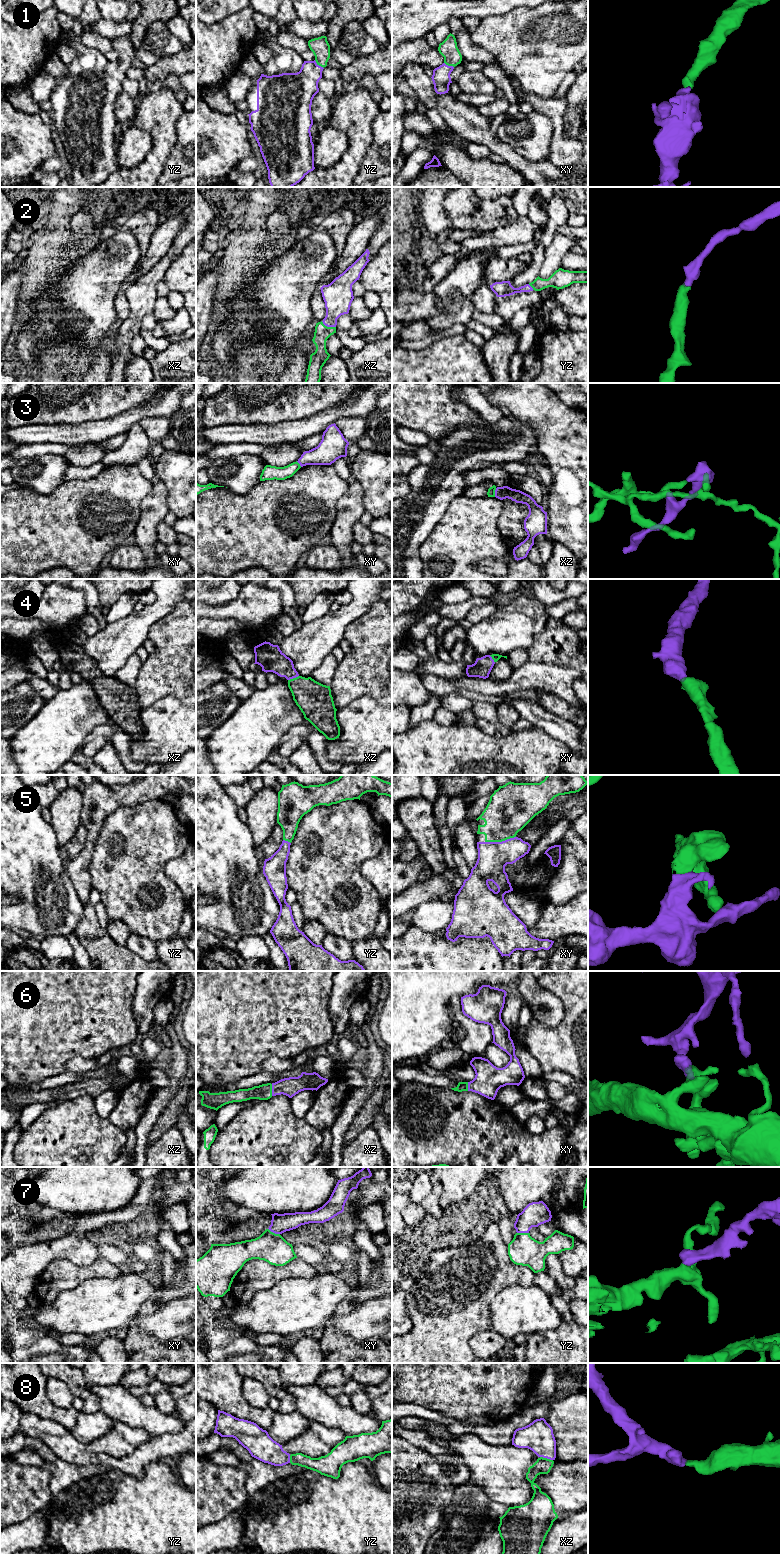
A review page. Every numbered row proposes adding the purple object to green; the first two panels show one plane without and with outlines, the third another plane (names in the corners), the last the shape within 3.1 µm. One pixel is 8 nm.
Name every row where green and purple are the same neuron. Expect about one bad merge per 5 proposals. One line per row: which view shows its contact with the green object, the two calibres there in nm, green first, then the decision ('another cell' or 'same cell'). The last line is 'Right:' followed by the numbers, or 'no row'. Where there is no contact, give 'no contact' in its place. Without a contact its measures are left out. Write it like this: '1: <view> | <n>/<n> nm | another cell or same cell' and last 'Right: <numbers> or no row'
1: yz | 150/260 nm | same cell
2: xz | 120/220 nm | same cell
3: xz | 60/100 nm | another cell
4: xz | 280/200 nm | same cell
5: xy | 360/240 nm | same cell
6: xz | 130/150 nm | same cell
7: xy | 240/160 nm | same cell
8: xz | 130/240 nm | same cell
Right: 1, 2, 4, 5, 6, 7, 8

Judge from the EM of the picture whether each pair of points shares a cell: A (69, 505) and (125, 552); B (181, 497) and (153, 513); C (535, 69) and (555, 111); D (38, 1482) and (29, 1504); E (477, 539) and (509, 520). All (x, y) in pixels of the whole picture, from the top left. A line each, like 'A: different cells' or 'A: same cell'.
A: different cells
B: different cells
C: different cells
D: same cell
E: different cells

